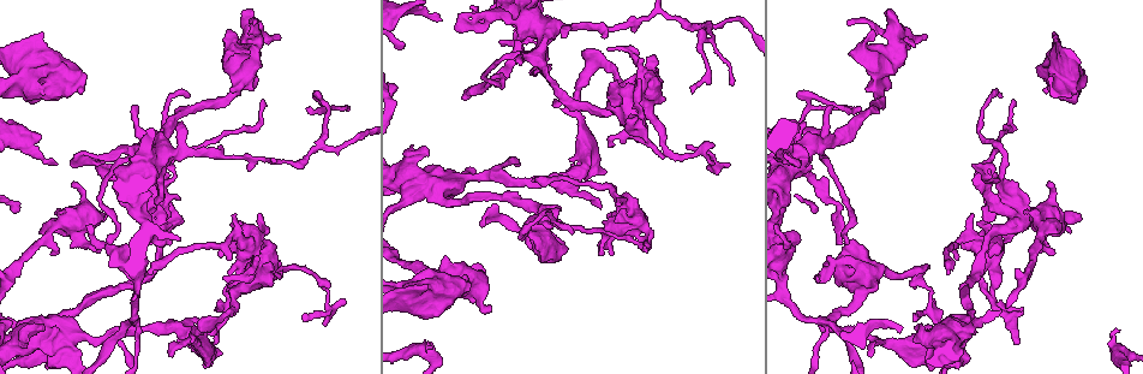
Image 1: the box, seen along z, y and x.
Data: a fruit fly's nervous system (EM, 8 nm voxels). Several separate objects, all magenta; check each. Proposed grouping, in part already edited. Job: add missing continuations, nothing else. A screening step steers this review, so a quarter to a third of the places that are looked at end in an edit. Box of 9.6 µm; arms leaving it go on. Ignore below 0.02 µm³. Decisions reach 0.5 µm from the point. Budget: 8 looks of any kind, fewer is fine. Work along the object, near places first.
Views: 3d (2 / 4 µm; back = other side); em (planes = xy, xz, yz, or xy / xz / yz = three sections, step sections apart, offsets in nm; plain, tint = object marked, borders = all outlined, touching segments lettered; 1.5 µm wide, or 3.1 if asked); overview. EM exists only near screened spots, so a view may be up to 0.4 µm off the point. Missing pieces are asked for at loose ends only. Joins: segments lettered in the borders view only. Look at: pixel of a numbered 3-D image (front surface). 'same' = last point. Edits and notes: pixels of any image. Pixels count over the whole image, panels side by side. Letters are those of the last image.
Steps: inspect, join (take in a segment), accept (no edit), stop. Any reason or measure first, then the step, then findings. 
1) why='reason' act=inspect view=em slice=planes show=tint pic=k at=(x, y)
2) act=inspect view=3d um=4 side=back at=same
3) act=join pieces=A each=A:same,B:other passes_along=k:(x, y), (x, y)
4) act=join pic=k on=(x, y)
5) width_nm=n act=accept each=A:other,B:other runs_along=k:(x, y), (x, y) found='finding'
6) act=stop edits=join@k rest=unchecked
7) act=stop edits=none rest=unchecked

why='branch stops here' act=inspect view=3d um=4 pic=1 at=(646, 246)

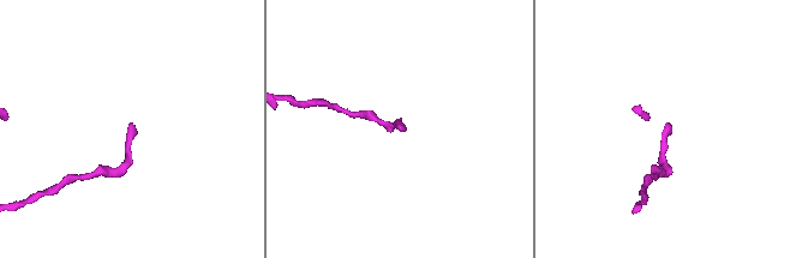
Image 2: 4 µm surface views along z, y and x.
why='shape alone is not enough' act=inspect view=em slice=planes show=borders pic=2 at=(130, 123)

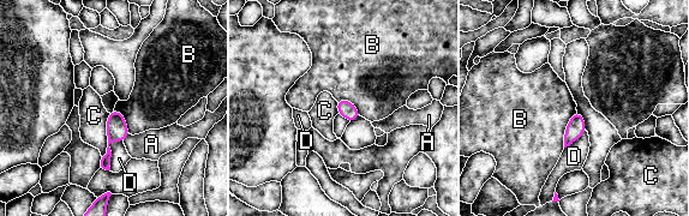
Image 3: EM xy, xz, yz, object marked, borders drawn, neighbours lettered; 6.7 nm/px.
act=accept each=A:other,B:other,C:other,D:other found='no lettered segment goes on from it'

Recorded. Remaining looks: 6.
why='an open end' act=inspect view=em slice=yz step=8 show=borders pic=1 at=(607, 48)

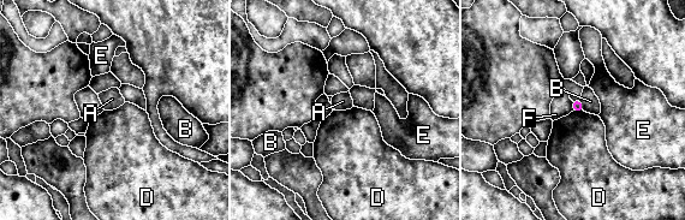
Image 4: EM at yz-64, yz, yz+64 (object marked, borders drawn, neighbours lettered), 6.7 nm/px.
why='another direction' act=inspect view=em slice=planes show=borders at=same

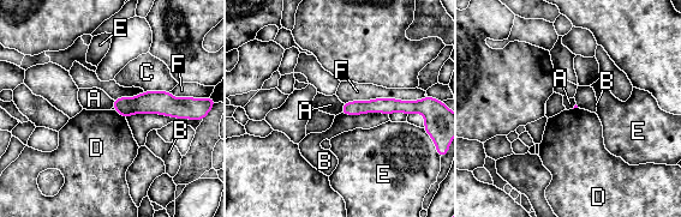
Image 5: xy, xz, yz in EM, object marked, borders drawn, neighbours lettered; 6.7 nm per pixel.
act=accept each=A:other,B:other,C:other,D:other,E:other,F:other runs_along=5:(412, 103), (365, 106), (344, 110) found='none of them fits'

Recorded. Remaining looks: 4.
why='an open end' act=inspect view=3d um=2 pic=1 at=(603, 221)

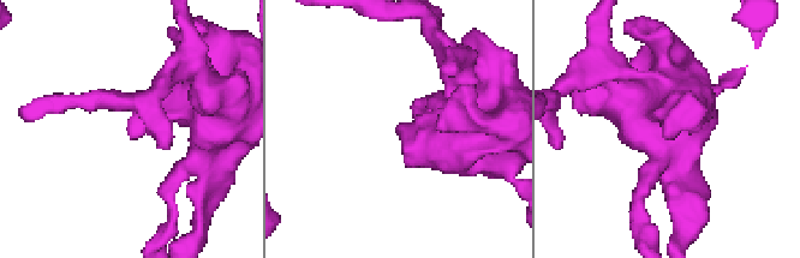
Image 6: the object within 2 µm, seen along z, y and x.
why='now the EM' act=inspect view=em slice=xy step=8 show=tint pic=6 at=(665, 128)

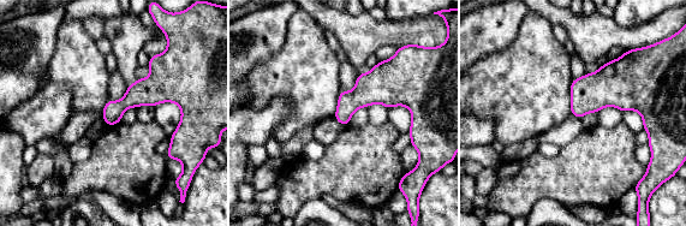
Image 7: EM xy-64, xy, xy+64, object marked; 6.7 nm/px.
why='another direction' act=inspect view=em slice=planes show=borders at=same

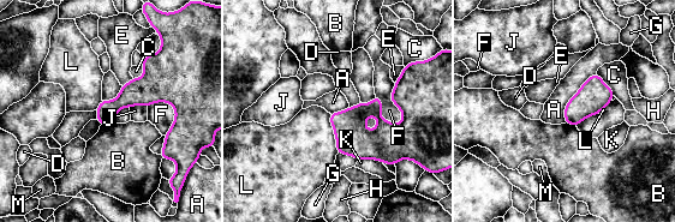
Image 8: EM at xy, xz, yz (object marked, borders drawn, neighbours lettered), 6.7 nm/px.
longest_contact=A:400nm act=accept each=A:other,B:other,C:other,D:other,E:other,F:other,G:other,H:other,J:other,K:other,L:other,M:other found='no lettered segment goes on from it'

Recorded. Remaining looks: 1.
why='thin end' act=inspect view=em slice=planes show=borders pic=1 at=(303, 314)

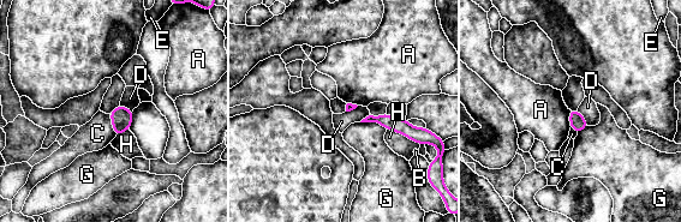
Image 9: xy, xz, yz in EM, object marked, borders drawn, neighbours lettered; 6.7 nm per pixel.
act=accept each=A:other,B:other,C:other,D:other,E:other,G:other,H:other border=9:(119, 103), (109, 114) found='no lettered segment goes on from it'

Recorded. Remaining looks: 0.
act=stop edits=none rest=unchecked

